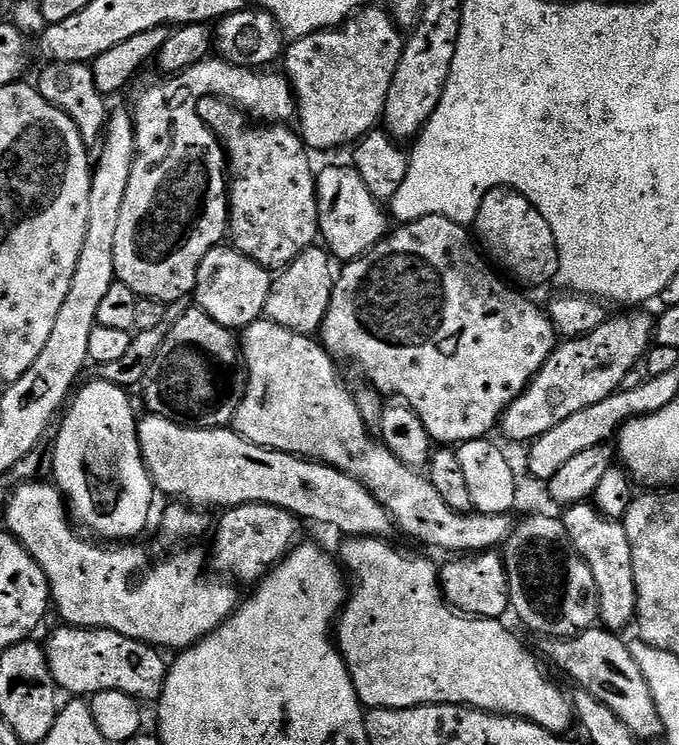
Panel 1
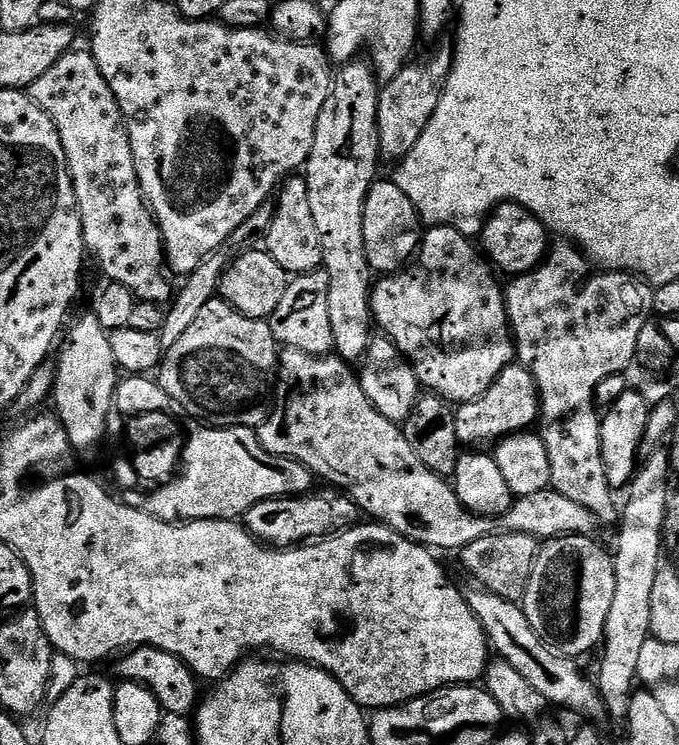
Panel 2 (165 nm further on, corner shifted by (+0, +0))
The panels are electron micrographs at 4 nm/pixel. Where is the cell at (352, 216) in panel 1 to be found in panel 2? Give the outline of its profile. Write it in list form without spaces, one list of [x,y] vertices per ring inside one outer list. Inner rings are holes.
[[[377,179],[369,188],[365,199],[362,230],[365,238],[365,254],[373,273],[391,274],[400,271],[415,257],[422,239],[422,221],[416,208],[398,190],[395,179]]]

